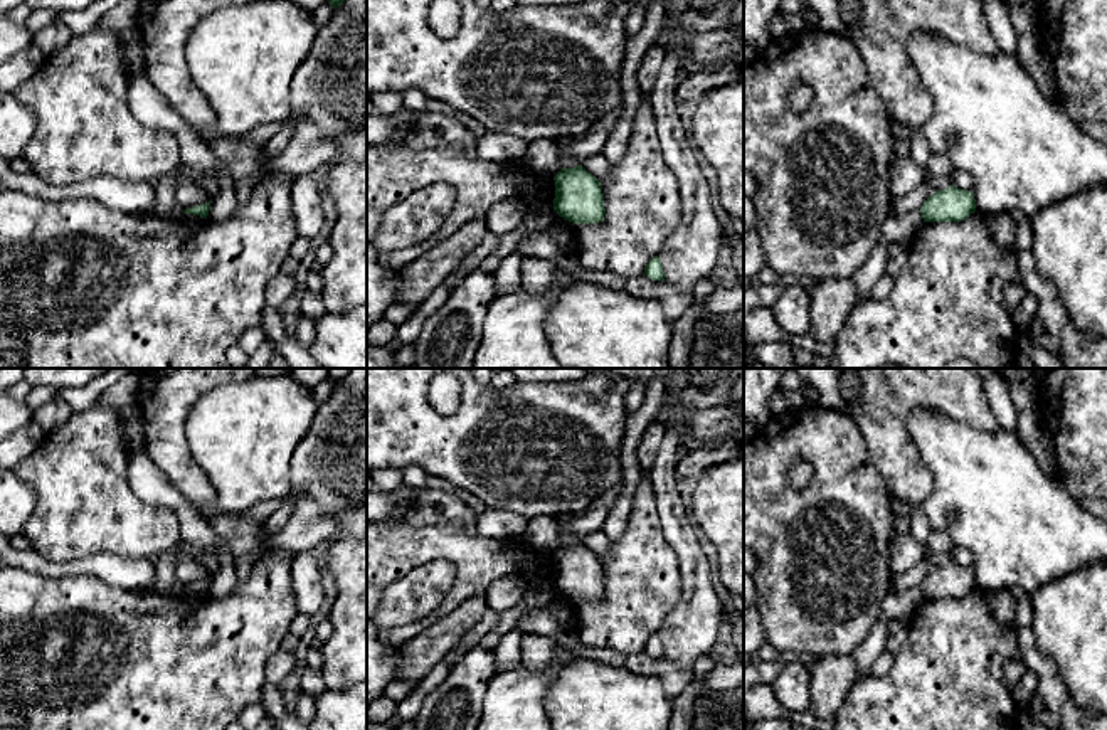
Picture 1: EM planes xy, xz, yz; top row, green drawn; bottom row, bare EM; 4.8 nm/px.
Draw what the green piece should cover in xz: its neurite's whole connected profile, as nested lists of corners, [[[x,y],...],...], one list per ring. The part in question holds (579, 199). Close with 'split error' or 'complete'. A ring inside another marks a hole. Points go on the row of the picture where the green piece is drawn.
[[[582,165],[562,168],[555,177],[554,210],[574,224],[604,222],[604,193],[601,182]]]; complete

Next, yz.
[[[951,185],[930,195],[919,212],[924,222],[961,222],[976,212],[974,192]]]; complete

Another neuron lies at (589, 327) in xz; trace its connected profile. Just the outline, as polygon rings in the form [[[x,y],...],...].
[[[579,283],[559,293],[557,303],[552,306],[550,315],[545,318],[545,333],[552,353],[564,368],[670,368],[668,355],[671,348],[673,321],[663,313],[659,301],[636,298],[626,291],[612,291],[592,283]]]

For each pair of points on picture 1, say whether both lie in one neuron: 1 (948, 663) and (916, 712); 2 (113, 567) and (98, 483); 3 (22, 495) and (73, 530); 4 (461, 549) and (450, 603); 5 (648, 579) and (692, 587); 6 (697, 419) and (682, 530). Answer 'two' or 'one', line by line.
1: one
2: two
3: two
4: one
5: two
6: two

